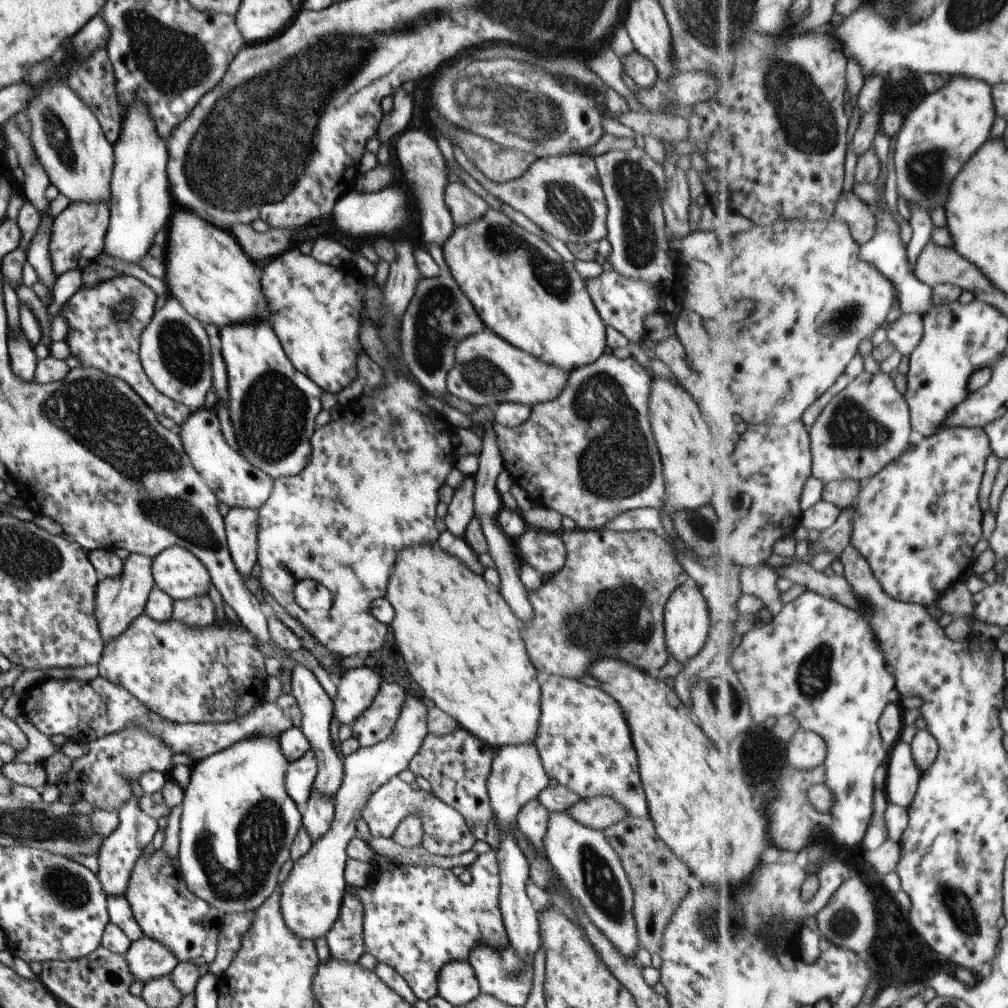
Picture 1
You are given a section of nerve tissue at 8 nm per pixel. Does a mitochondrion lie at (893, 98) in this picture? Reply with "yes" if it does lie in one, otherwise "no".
no

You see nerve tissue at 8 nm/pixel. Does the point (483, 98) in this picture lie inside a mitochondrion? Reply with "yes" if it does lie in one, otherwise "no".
yes

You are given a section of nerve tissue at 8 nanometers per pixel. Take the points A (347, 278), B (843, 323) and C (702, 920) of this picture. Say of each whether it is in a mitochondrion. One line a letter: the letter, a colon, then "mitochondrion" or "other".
A: other
B: mitochondrion
C: mitochondrion

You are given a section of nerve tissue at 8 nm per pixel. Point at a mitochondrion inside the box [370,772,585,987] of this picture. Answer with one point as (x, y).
(515, 974)

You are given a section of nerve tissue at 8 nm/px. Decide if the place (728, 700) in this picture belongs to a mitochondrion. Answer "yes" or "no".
yes

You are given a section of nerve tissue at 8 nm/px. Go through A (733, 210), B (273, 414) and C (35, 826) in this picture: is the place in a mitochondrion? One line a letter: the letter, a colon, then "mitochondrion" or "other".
A: other
B: mitochondrion
C: mitochondrion

